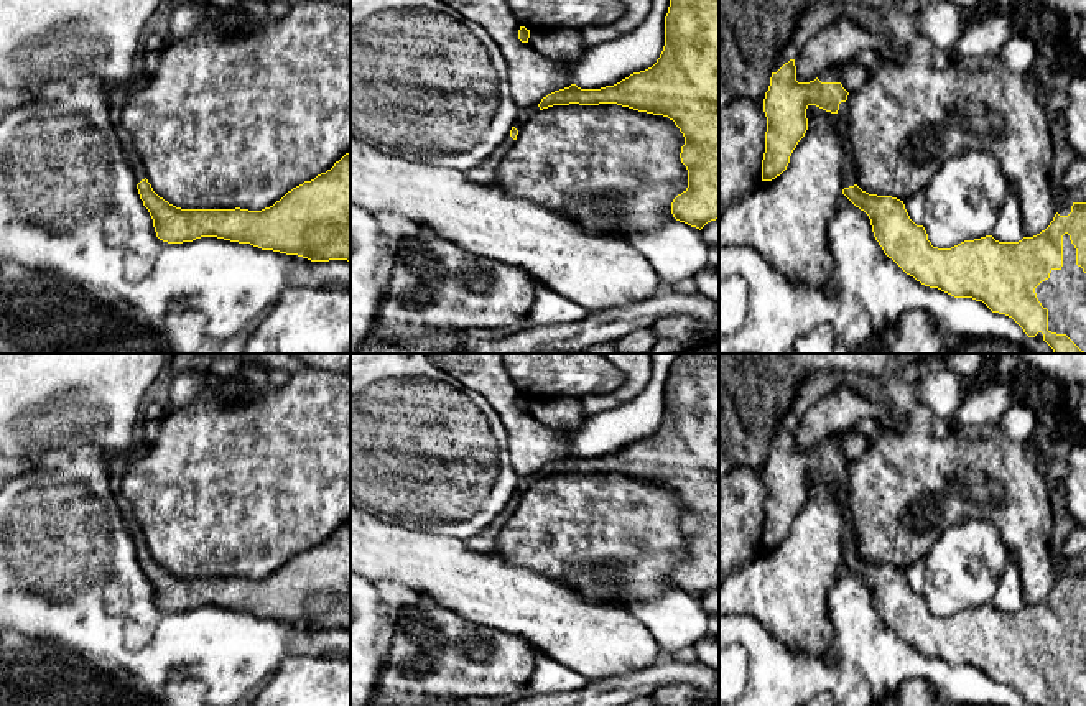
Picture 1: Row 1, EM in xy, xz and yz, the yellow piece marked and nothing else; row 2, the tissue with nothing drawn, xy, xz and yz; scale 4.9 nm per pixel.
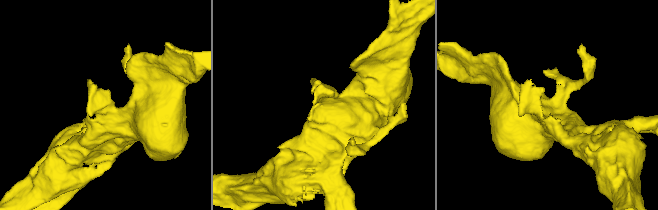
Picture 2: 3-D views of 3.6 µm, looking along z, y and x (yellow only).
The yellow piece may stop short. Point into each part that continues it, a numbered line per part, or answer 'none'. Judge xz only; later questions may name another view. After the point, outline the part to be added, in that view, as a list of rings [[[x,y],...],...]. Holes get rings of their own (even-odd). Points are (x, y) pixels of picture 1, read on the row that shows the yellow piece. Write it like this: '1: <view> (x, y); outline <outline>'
1: xz (484, 173); outline [[[508,133],[504,142],[479,166],[471,168],[464,173],[466,178],[479,184],[495,184],[497,168],[513,143],[515,140]]]

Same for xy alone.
1: xy (130, 153); outline [[[125,137],[125,151],[123,151],[128,165],[132,166],[132,171],[133,171],[133,176],[135,176],[135,181],[137,184],[146,178],[146,171],[145,171],[145,166],[143,166],[143,161],[142,158],[138,156],[133,143],[130,142],[128,137]]]

